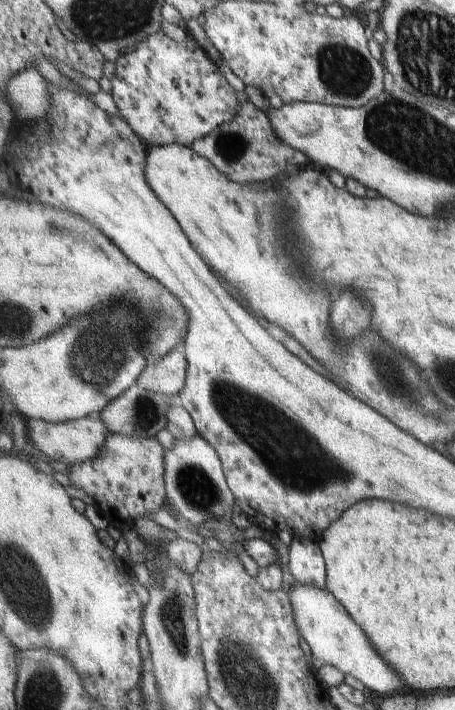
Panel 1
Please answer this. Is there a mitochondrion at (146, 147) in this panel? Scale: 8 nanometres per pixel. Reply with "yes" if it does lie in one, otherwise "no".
no

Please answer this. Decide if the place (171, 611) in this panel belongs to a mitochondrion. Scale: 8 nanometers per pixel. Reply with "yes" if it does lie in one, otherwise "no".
yes

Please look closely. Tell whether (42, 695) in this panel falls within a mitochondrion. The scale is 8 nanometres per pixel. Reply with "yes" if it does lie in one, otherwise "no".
yes

